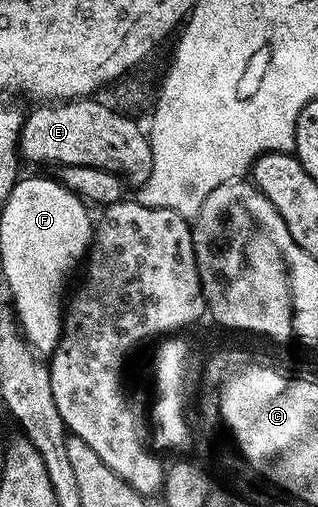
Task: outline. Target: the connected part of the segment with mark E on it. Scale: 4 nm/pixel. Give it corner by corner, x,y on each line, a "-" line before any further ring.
77,99
75,101
57,101
55,103
40,103
35,106
33,113
29,112
24,118
24,126
20,132
20,156
25,162
37,161
40,165
52,165
59,167
62,165
81,165
82,167
98,167
102,171
110,171
117,173
120,178
126,179
127,184
132,187
139,187
148,182
152,174
152,152
150,151
150,143
148,142
147,132
136,121
131,121
131,116
125,115
123,112
111,109
108,105
103,105
97,99

